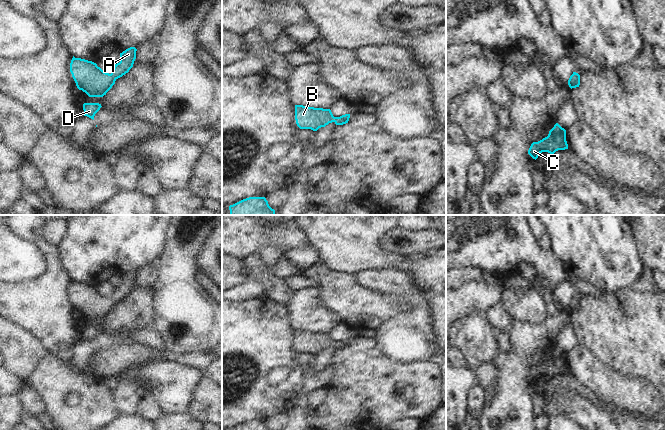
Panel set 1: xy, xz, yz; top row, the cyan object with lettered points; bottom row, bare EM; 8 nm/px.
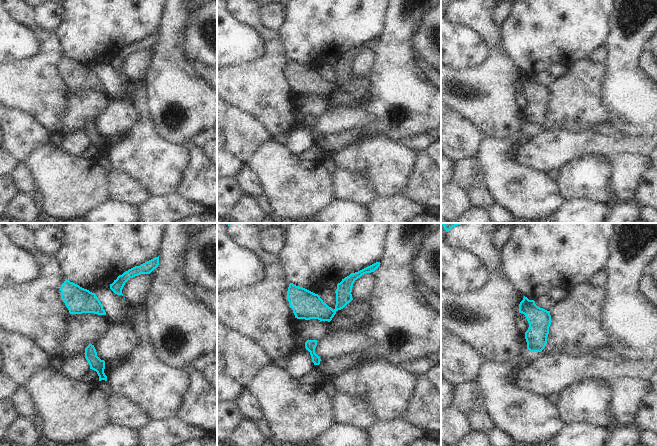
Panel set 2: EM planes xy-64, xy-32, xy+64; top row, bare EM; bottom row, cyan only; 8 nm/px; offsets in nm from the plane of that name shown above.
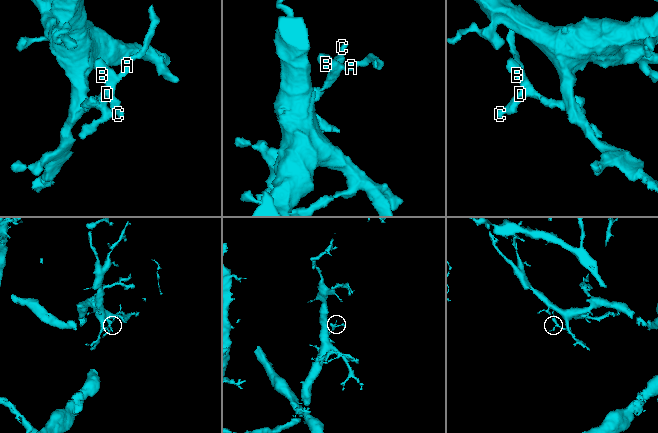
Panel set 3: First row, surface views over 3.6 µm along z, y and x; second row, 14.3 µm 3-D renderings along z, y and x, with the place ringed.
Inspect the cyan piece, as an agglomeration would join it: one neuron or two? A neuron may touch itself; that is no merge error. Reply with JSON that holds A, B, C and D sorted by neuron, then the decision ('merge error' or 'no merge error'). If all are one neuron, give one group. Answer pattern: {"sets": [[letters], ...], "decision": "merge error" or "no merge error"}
{"sets": [["A", "B", "C", "D"]], "decision": "no merge error"}

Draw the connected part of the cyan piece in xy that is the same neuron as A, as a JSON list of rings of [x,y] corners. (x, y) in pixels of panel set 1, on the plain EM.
[[[130,271],[120,277],[120,286],[115,288],[109,298],[104,296],[96,287],[73,280],[70,296],[79,314],[89,321],[103,321],[115,308],[115,305],[129,296],[136,283],[135,271]]]

